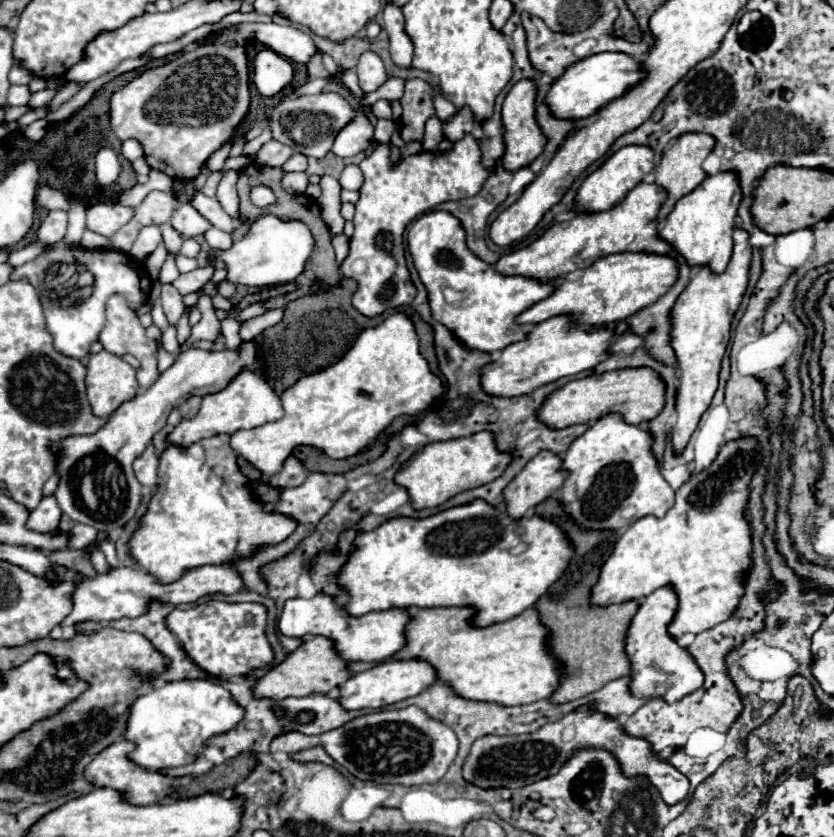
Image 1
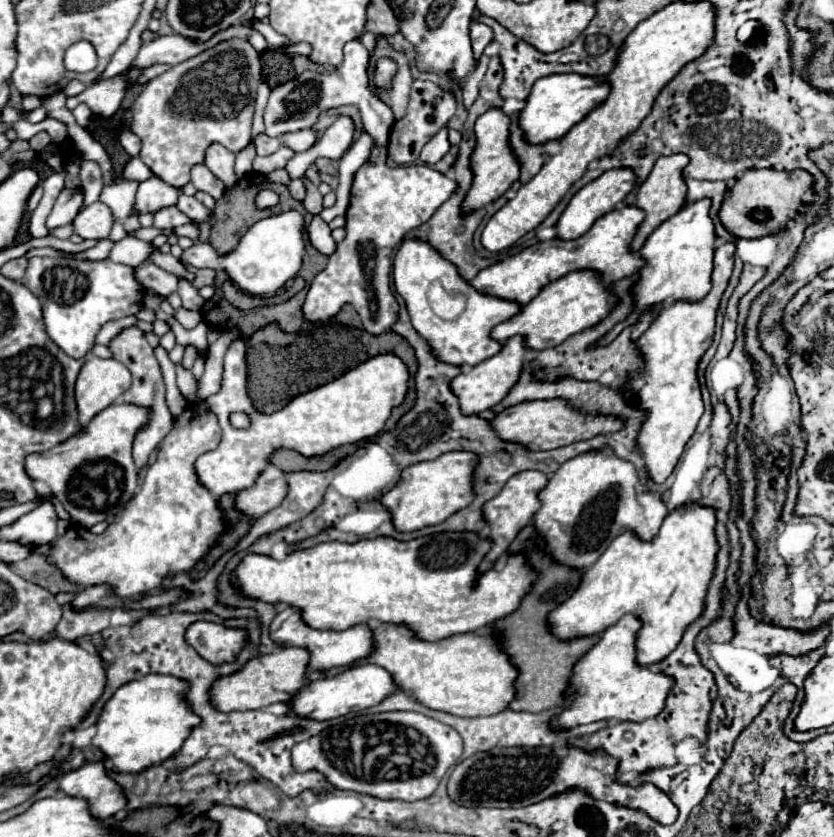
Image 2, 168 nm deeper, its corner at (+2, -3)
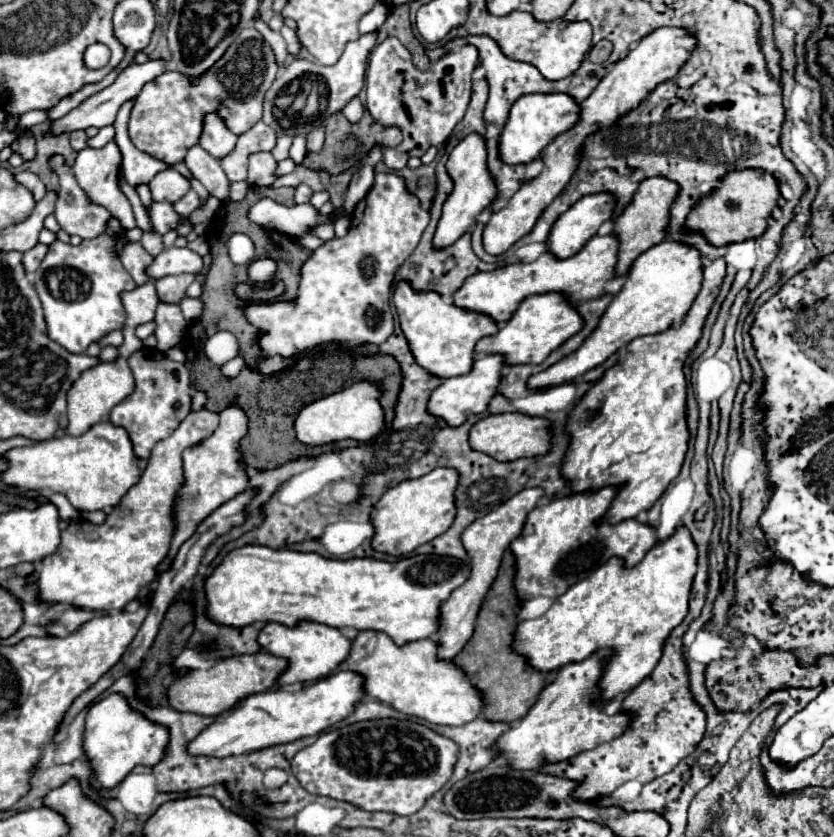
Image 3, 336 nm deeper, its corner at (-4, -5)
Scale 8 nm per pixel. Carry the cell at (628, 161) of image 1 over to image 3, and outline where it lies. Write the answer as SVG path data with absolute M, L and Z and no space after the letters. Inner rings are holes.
M610 193L582 197L552 225L548 235L548 253L552 253L556 259L576 255L586 241L598 233L600 225L612 219L614 205L616 201Z

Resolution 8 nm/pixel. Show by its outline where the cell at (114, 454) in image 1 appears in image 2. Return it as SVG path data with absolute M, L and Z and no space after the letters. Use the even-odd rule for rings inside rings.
M114 403L100 411L86 427L82 435L76 435L74 439L68 439L66 443L60 443L52 447L50 451L34 453L26 457L26 473L40 485L48 487L56 499L62 503L62 507L70 513L70 519L86 529L100 521L112 523L118 519L118 515L130 505L130 501L136 495L138 489L138 471L132 461L132 443L140 429L144 429L152 419L152 407L142 407L134 403Z

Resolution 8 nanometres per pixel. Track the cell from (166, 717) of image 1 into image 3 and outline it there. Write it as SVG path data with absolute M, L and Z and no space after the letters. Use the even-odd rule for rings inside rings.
M108 695L88 709L82 747L94 781L102 789L116 787L136 765L156 765L156 761L164 757L164 745L168 745L168 729L162 725L152 725L138 711L128 707L128 701L122 695Z

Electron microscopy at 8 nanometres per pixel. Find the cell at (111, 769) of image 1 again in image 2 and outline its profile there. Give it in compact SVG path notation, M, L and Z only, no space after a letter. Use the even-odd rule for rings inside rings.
M102 761L86 763L80 769L60 777L60 791L86 799L90 803L90 813L104 821L128 805L124 789L106 775Z

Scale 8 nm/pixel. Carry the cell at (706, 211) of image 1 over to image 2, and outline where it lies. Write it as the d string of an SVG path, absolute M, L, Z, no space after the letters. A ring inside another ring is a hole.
M710 199L700 201L686 201L684 207L668 217L662 225L654 229L650 239L640 249L640 255L646 259L646 267L640 273L640 281L634 285L634 297L638 303L638 311L628 317L628 321L616 325L610 333L600 339L600 345L610 343L626 325L634 321L634 317L656 303L666 299L670 301L698 301L712 289L712 271L714 271L714 251L716 251L716 231L714 221L710 217Z

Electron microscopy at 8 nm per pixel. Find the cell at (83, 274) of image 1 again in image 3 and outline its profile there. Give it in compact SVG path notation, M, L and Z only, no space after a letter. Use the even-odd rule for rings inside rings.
M102 233L100 237L82 241L78 247L72 247L70 243L62 243L56 239L34 275L34 287L38 297L42 297L48 337L58 345L62 345L64 349L68 349L70 353L84 353L90 343L98 341L100 337L104 337L114 329L122 329L126 315L120 301L120 293L134 289L136 283L132 281L128 271L120 265L114 237L110 233Z

